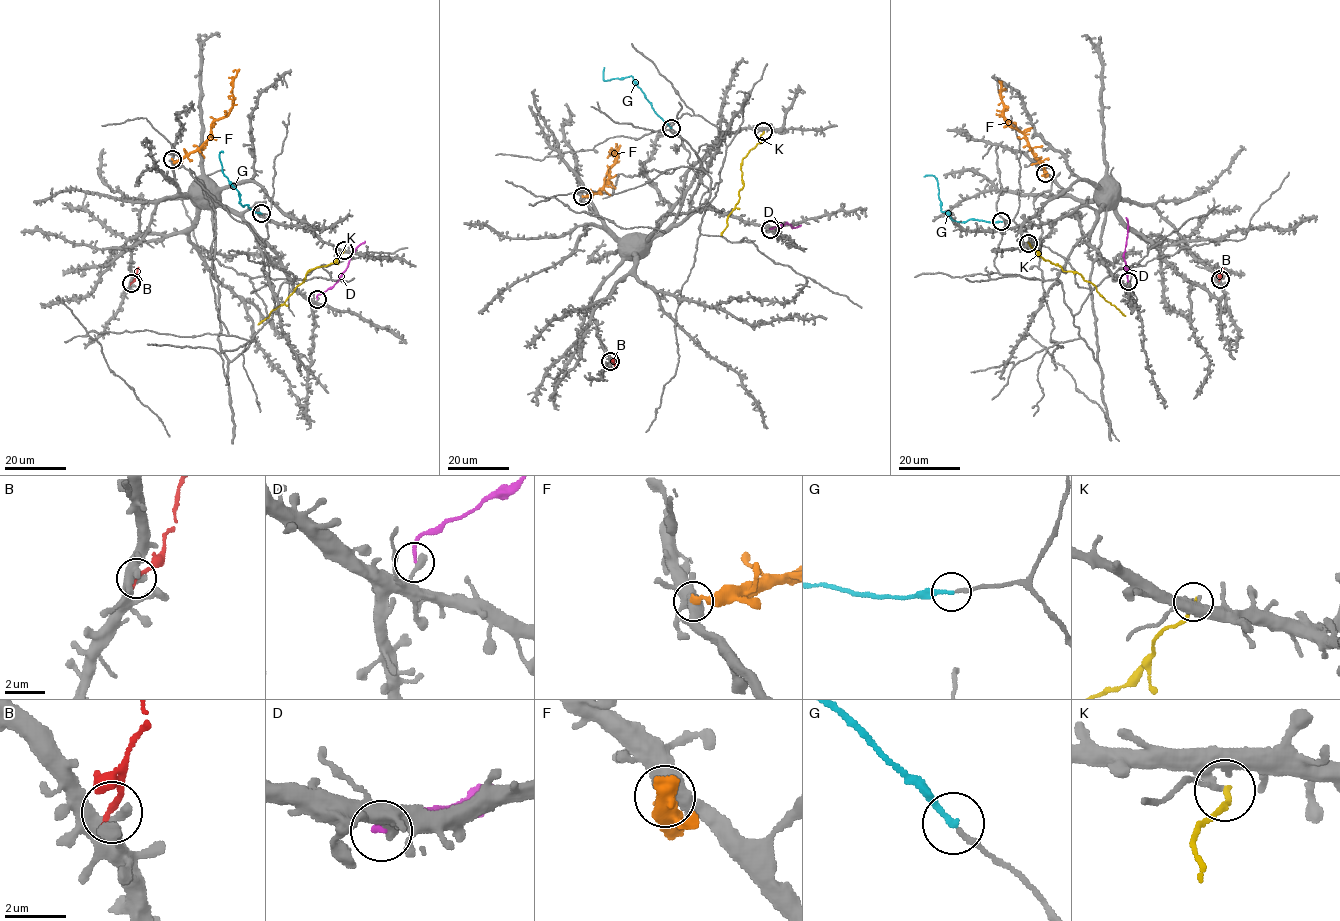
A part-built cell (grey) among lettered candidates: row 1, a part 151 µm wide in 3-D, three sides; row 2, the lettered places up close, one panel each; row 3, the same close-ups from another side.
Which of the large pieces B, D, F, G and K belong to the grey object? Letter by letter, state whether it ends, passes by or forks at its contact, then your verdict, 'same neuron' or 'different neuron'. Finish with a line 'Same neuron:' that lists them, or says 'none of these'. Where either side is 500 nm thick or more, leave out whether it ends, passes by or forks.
B: it ends there; different neuron
D: it ends there; different neuron
F: different neuron
G: it ends there; same neuron
K: it ends there; different neuron
Same neuron: G

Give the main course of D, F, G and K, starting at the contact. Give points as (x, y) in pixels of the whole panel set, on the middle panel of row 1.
D: (771, 229), (786, 223), (791, 227), (801, 224)
F: (582, 197), (597, 193), (608, 179), (606, 173), (617, 151), (609, 152)
G: (670, 127), (655, 112), (631, 76), (604, 80), (604, 67)
K: (763, 131), (761, 141), (743, 158), (743, 185), (721, 235)

